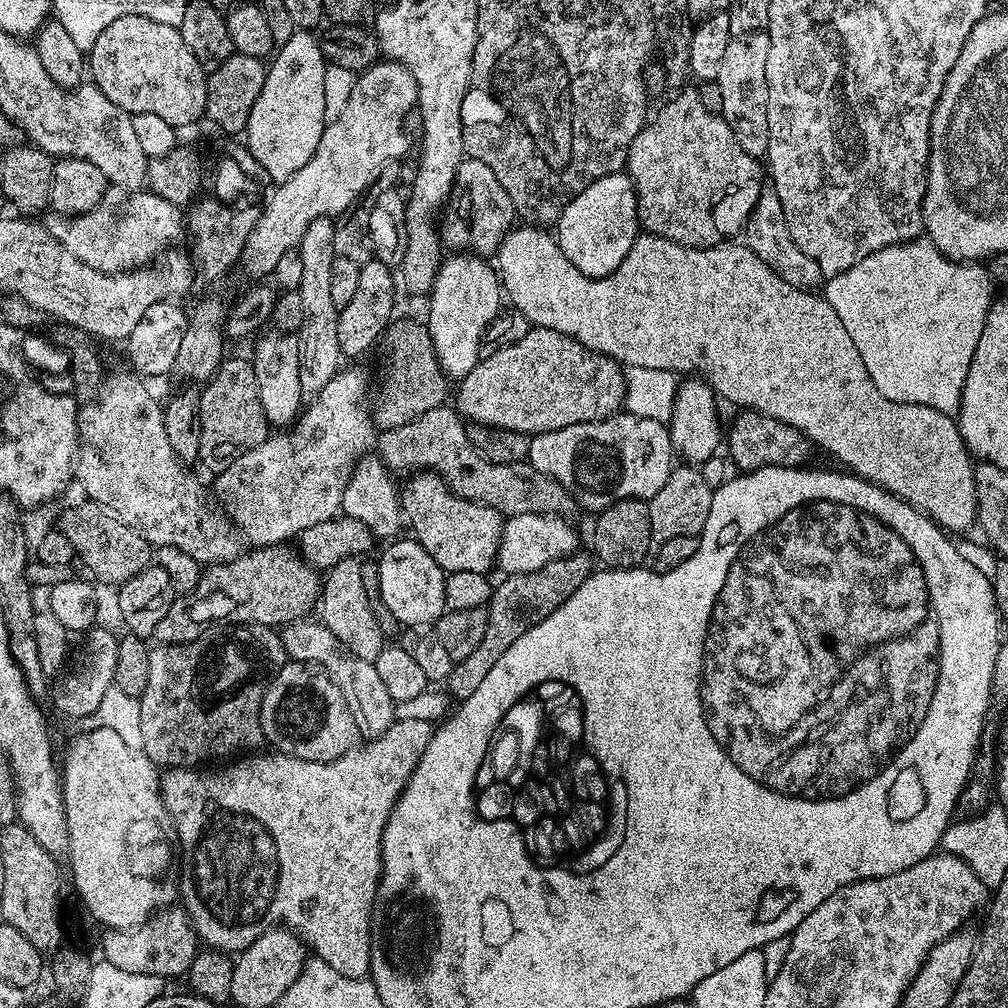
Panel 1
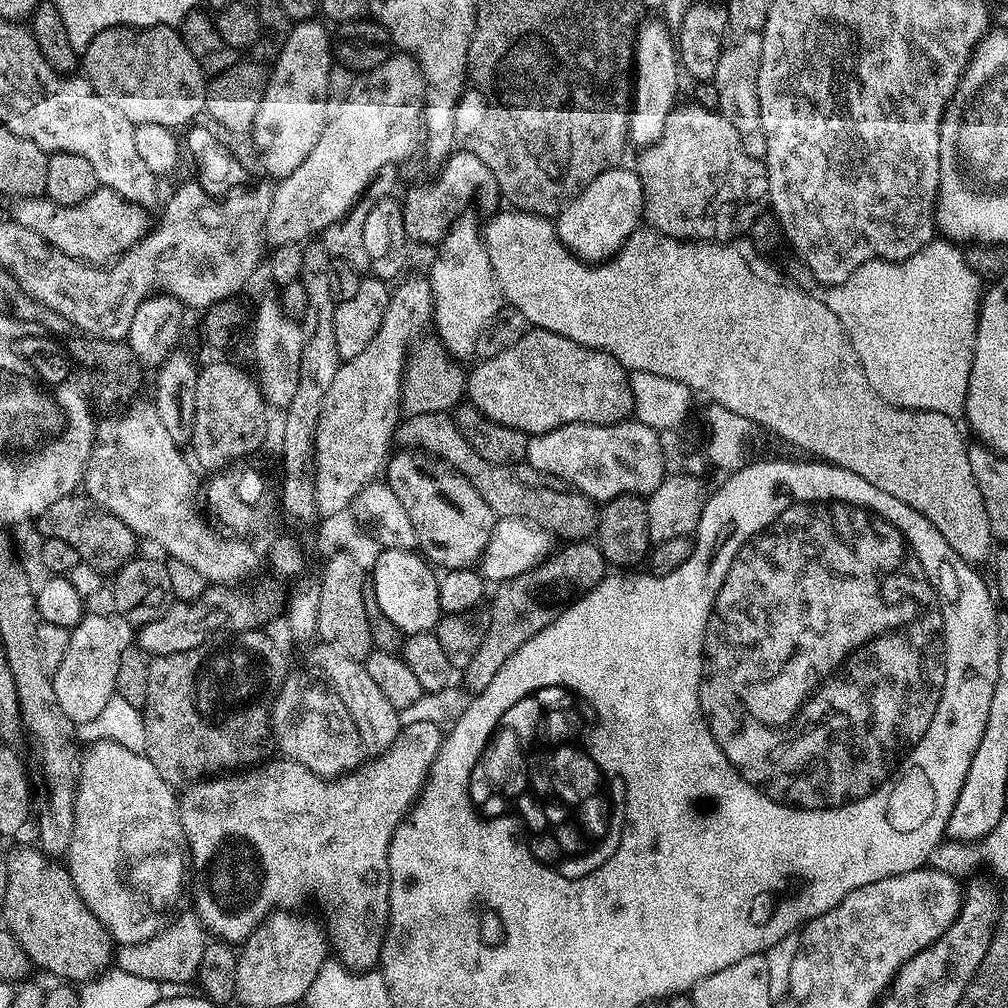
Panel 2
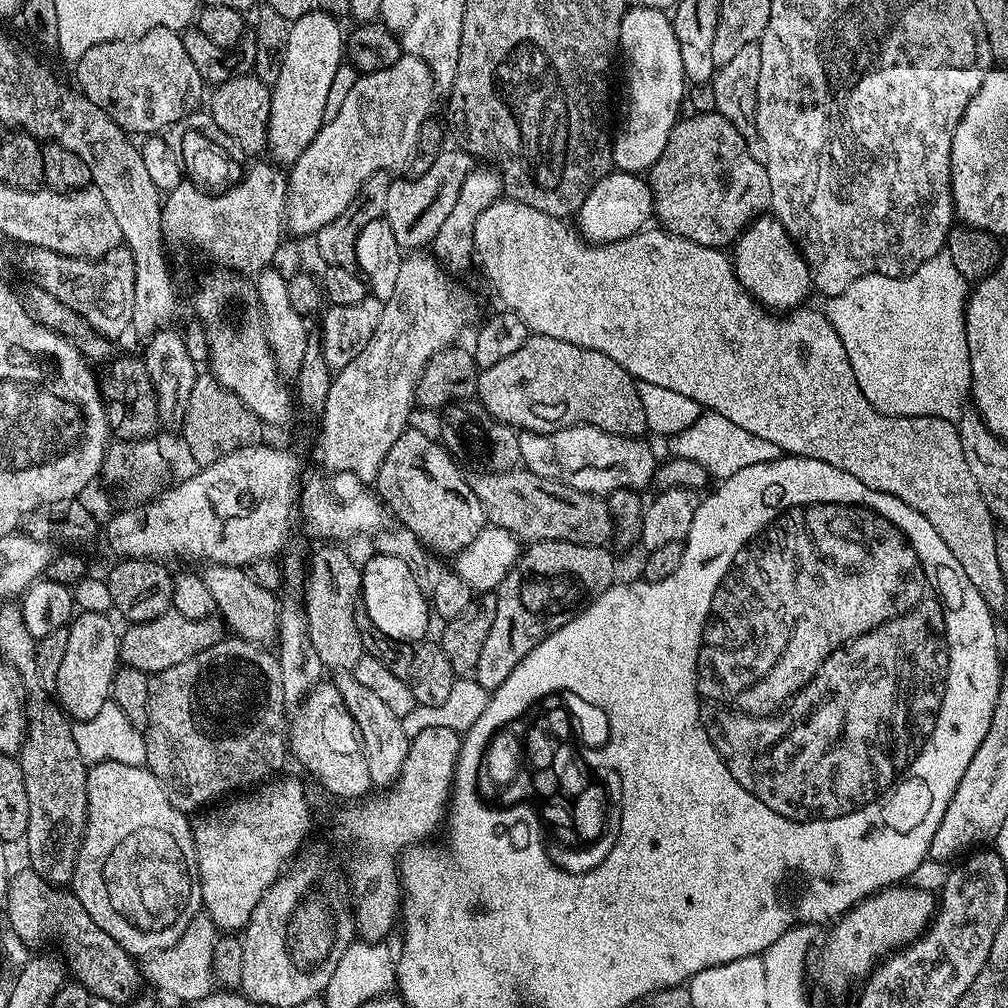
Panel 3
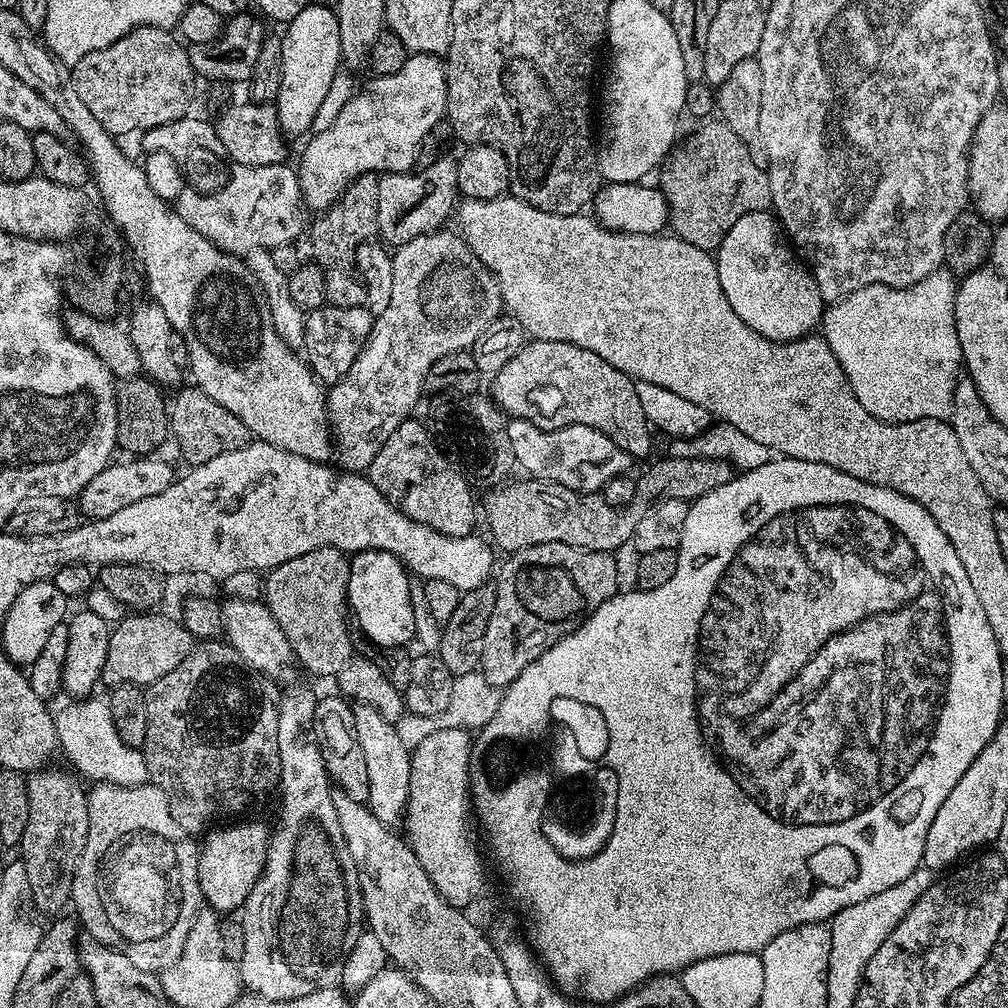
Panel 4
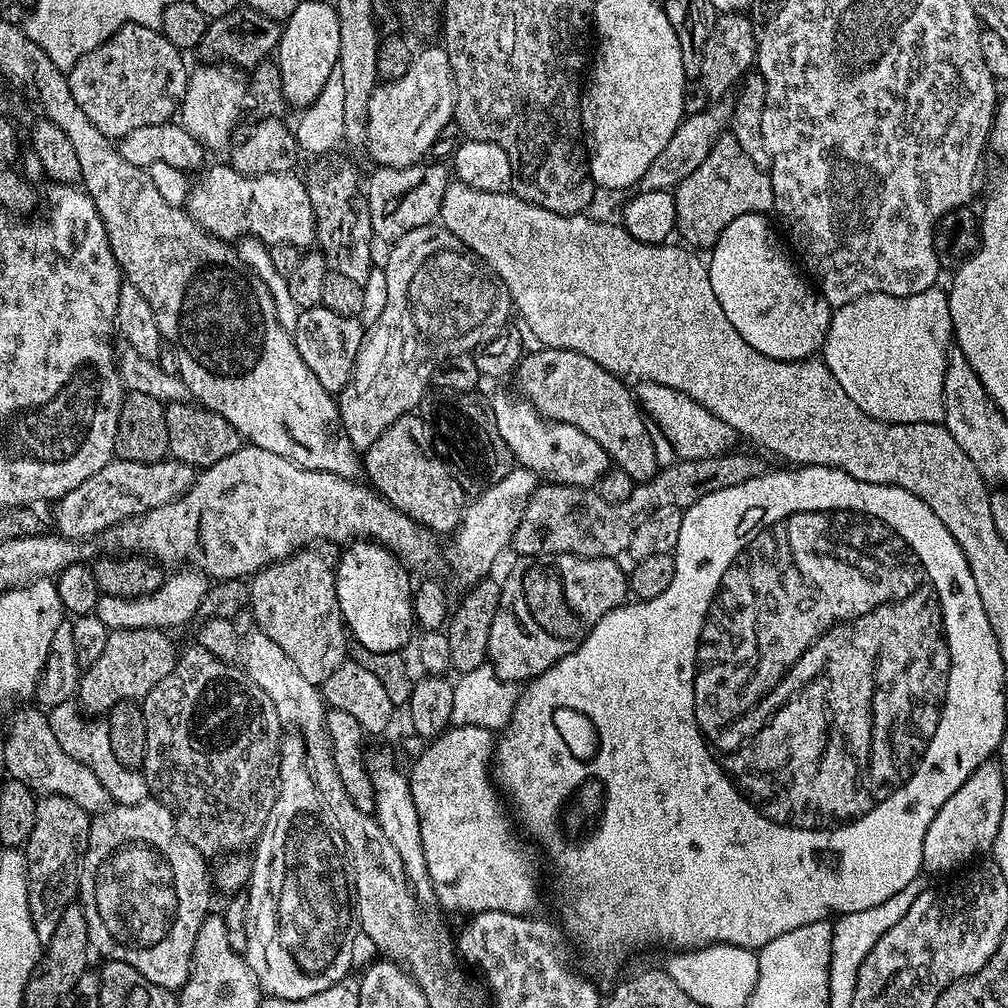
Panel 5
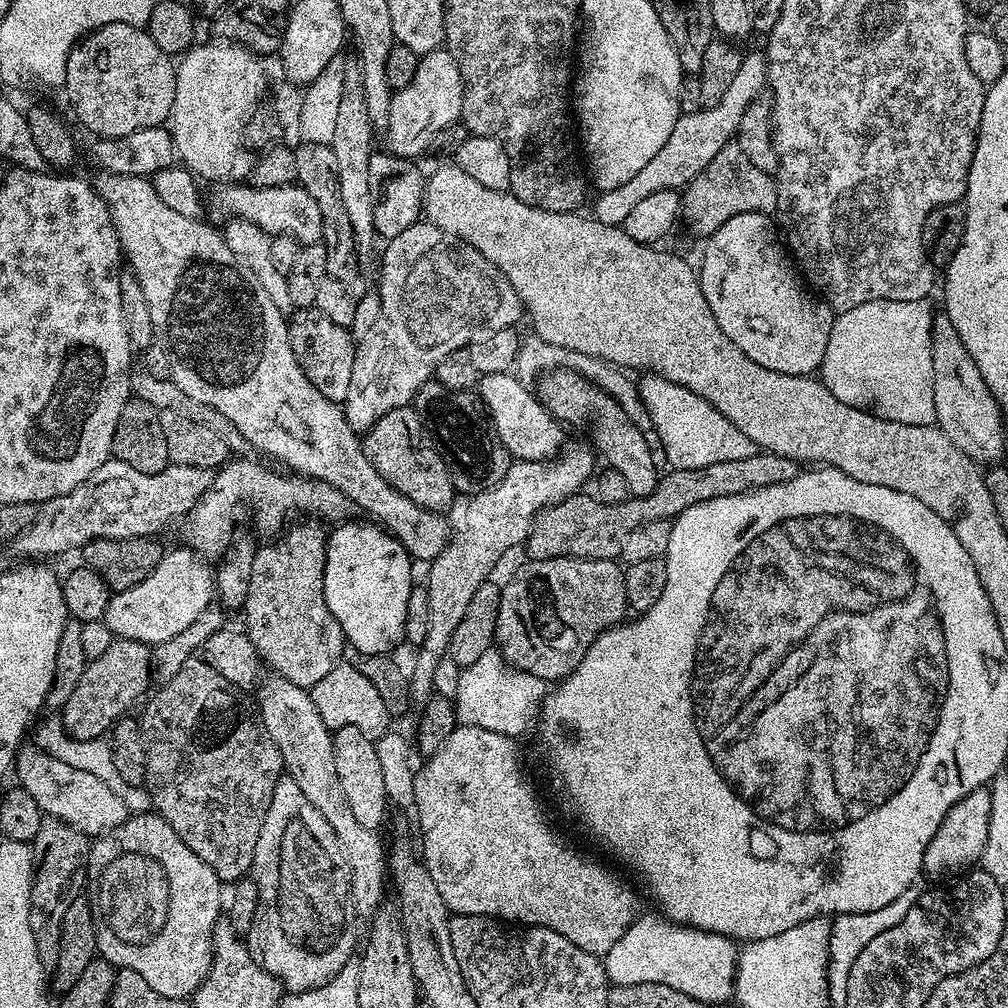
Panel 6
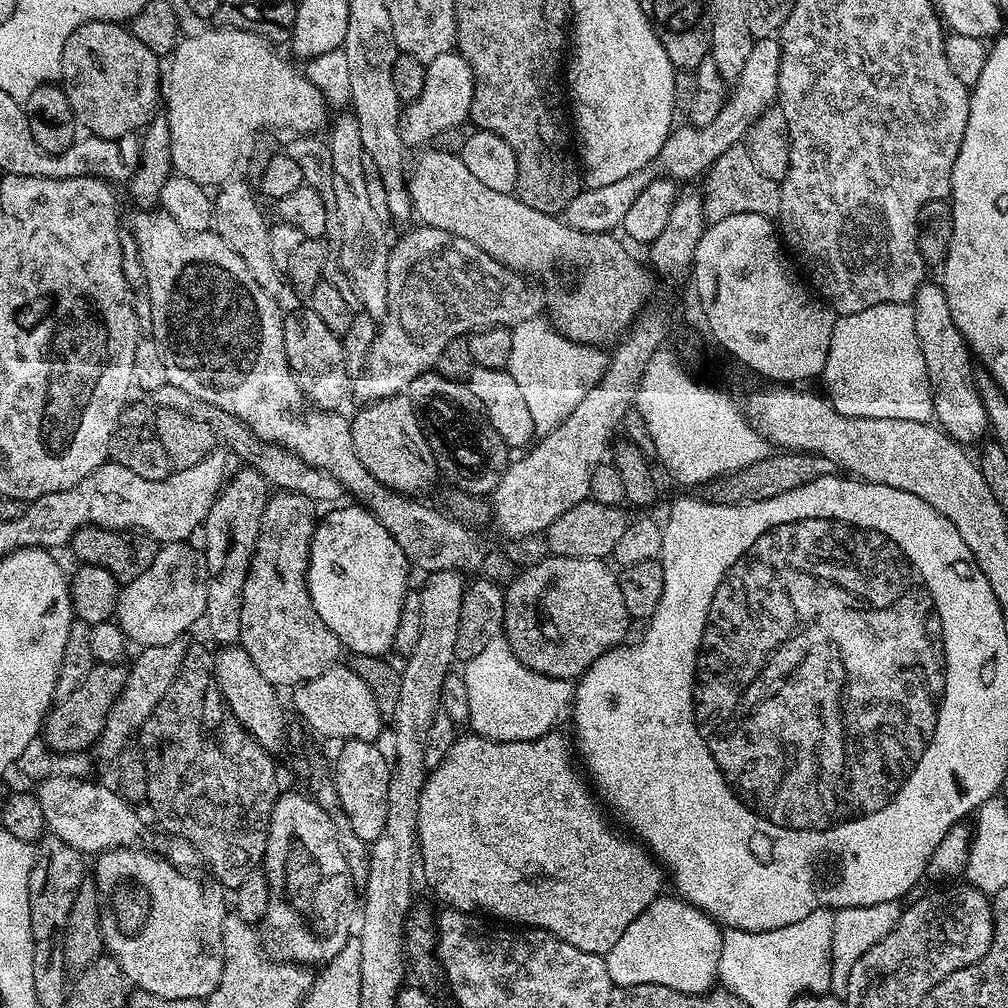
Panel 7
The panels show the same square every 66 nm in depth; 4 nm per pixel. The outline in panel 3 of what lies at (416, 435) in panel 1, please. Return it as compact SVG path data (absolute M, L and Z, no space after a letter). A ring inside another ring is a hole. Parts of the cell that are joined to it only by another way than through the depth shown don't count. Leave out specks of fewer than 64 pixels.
M517 466L511 472L476 470L470 483L474 494L482 502L489 525L511 532L524 542L537 540L561 540L582 546L607 545L613 539L612 515L607 499L591 492L574 490L557 480L542 478Z

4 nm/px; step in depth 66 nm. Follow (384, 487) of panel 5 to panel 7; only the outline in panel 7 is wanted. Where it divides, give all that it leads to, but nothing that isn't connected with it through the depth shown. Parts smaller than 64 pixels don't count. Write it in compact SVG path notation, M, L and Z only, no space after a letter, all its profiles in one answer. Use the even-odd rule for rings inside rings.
M406 394L374 400L361 408L364 409L350 420L354 454L358 454L358 462L362 462L378 482L394 492L418 494L414 492L422 492L438 480L436 459Z

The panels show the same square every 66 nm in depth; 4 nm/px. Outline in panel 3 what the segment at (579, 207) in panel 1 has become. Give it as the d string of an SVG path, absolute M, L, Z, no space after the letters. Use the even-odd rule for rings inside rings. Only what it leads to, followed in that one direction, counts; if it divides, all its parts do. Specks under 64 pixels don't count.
M610 170L586 194L586 202L582 202L578 213L578 228L585 241L612 244L641 231L649 223L647 220L651 221L653 216L651 183L635 172Z

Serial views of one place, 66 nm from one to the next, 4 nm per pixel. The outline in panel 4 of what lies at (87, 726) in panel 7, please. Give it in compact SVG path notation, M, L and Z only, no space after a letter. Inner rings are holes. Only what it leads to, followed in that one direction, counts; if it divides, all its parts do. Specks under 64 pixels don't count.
M128 614L111 629L109 650L103 672L103 683L108 686L135 684L147 686L166 678L174 666L182 663L192 652L194 637L179 623L172 624L168 616L156 614Z

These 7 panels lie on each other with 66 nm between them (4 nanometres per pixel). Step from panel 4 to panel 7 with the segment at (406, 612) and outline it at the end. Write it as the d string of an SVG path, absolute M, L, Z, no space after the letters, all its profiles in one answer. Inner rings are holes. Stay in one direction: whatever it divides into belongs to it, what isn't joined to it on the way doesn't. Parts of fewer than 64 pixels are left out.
M336 506L323 513L312 535L310 558L308 559L308 593L318 610L318 618L334 630L341 645L349 648L349 653L366 654L367 656L384 656L393 651L398 634L398 618L402 618L402 602L410 590L408 572L410 565L402 546L394 542L390 530L374 518L367 508Z

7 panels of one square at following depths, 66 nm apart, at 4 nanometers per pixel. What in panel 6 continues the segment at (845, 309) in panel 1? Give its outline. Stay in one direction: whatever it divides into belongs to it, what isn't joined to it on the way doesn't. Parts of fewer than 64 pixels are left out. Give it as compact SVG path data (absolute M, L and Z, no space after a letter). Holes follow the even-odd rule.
M928 300L862 302L832 321L830 342L818 369L819 379L846 406L863 408L884 420L910 426L936 424L932 317Z

